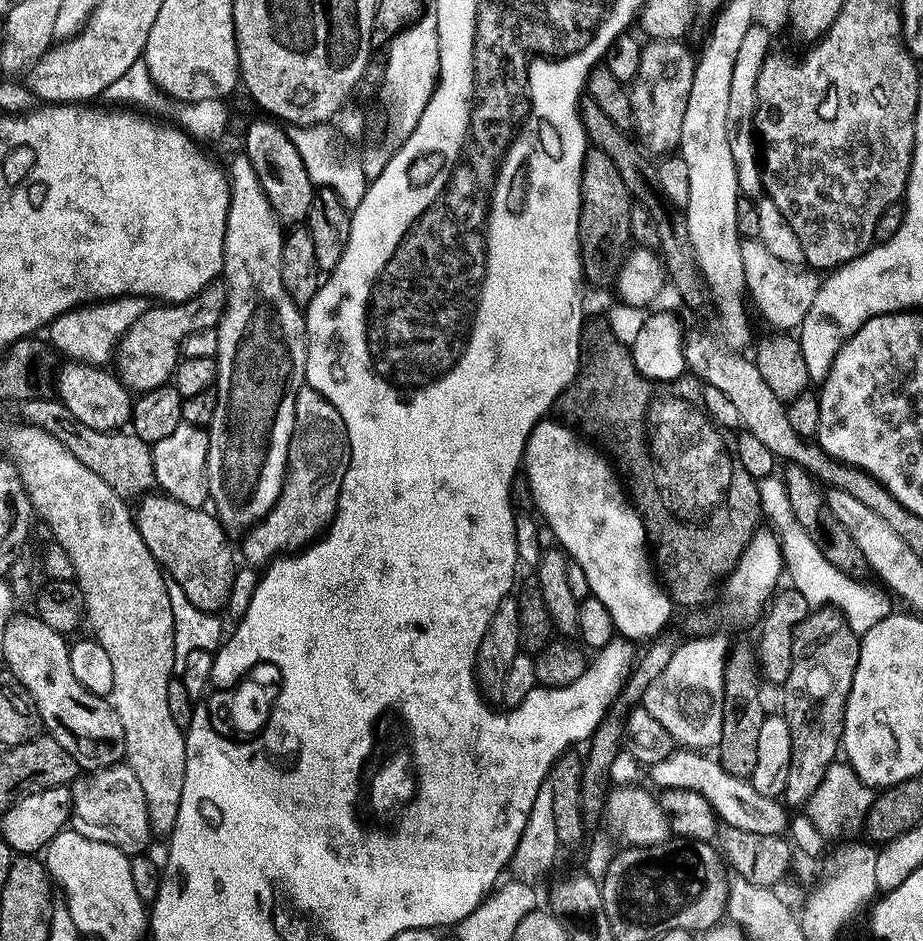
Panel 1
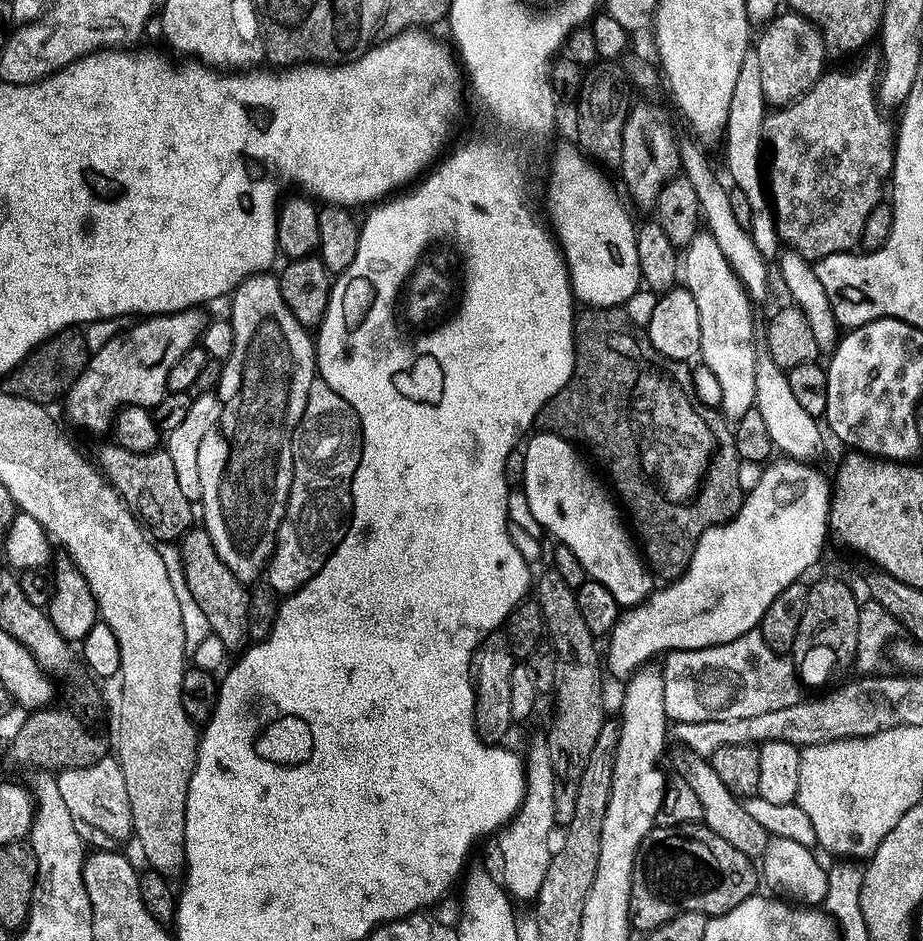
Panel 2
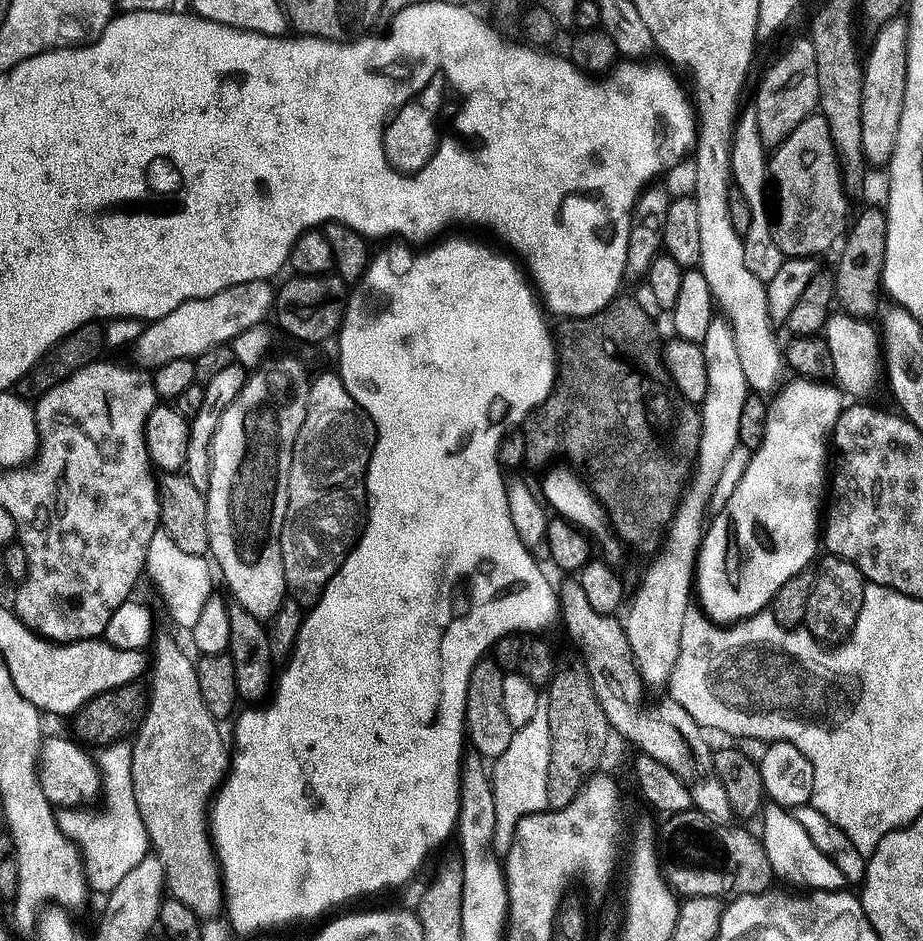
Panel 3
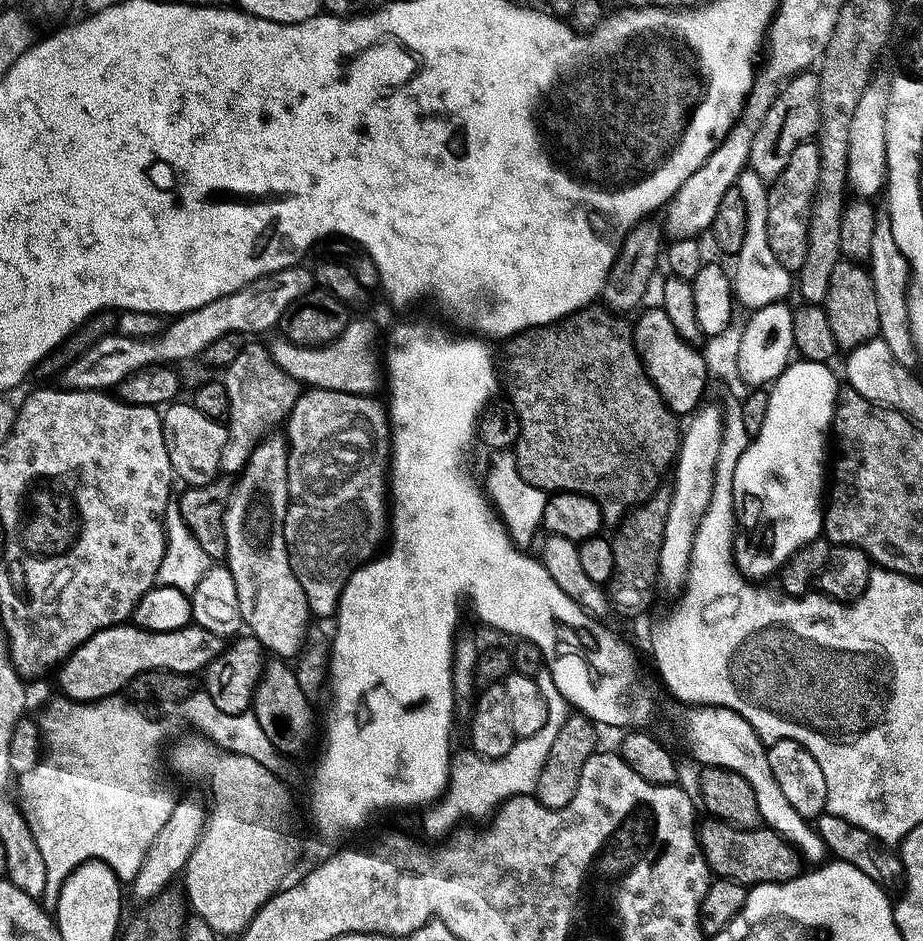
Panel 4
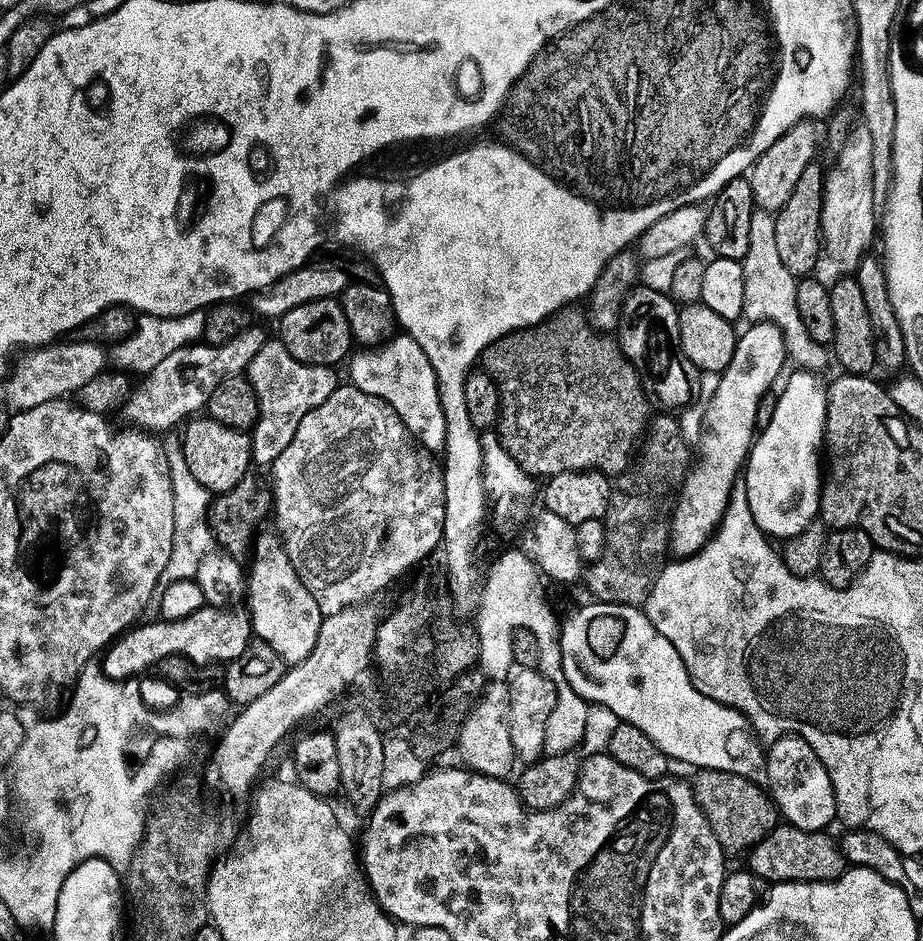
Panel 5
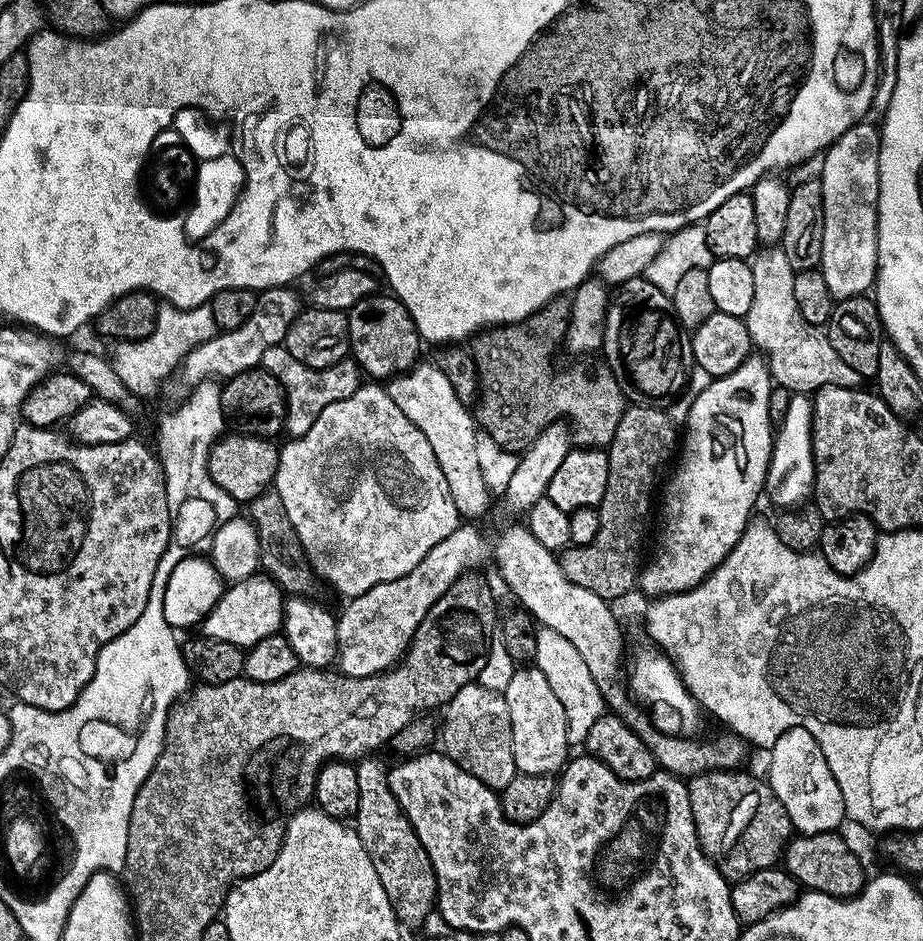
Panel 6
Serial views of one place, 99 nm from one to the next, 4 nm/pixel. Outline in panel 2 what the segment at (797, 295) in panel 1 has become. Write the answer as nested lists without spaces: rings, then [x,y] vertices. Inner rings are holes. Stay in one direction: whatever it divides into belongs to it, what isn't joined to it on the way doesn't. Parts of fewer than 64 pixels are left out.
[[[692,140],[692,160],[682,163],[682,174],[692,184],[698,194],[699,204],[702,210],[702,218],[705,227],[711,233],[718,246],[722,249],[722,254],[732,263],[732,268],[735,269],[736,275],[740,277],[744,287],[747,289],[751,299],[758,303],[764,301],[768,296],[768,288],[770,286],[770,268],[761,251],[754,245],[751,233],[742,226],[739,226],[732,205],[730,203],[729,189],[718,180],[707,156],[704,154],[704,148],[697,142]]]

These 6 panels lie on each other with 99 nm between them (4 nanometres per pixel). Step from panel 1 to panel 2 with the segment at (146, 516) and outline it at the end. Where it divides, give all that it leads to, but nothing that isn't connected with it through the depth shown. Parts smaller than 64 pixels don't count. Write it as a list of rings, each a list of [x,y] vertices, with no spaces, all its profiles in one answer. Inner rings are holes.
[[[207,531],[189,532],[182,541],[182,555],[186,565],[191,603],[202,608],[213,633],[225,643],[229,653],[243,653],[249,647],[248,635],[252,632],[252,600],[248,597],[249,589],[232,573],[230,566],[222,562]]]

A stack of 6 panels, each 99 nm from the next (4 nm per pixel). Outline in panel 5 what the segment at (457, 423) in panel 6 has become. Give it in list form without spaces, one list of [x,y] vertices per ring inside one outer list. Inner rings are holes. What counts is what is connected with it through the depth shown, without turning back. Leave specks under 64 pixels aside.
[[[396,334],[378,348],[357,351],[351,357],[351,364],[351,387],[391,406],[408,427],[410,435],[419,440],[421,448],[433,454],[443,453],[447,449],[448,423],[442,410],[440,383],[430,358],[426,358],[426,350],[422,350],[422,346],[418,346],[412,336]]]

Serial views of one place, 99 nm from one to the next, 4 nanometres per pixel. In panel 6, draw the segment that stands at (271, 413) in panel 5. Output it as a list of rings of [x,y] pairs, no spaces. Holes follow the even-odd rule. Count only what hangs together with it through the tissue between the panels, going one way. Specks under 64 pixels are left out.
[[[285,345],[270,348],[262,362],[263,369],[278,378],[288,398],[288,416],[285,420],[285,433],[289,439],[300,439],[313,429],[322,411],[329,409],[335,402],[353,397],[362,386],[362,373],[355,361],[347,360],[328,372],[314,371],[298,362]]]

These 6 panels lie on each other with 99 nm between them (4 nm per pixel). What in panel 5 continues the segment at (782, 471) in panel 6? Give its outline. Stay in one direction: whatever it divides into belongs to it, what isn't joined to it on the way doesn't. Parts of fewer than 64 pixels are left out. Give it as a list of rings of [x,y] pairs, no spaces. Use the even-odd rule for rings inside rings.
[[[796,370],[793,373],[784,392],[779,393],[774,422],[755,437],[742,480],[754,522],[758,522],[765,536],[776,542],[794,539],[808,531],[820,514],[828,384],[820,381],[821,377],[814,372]]]

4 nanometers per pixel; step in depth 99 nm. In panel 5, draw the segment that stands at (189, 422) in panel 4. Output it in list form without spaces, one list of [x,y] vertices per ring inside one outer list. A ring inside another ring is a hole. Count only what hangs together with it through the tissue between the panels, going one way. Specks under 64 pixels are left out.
[[[211,418],[193,419],[183,432],[182,449],[185,458],[195,478],[208,493],[223,494],[234,490],[253,471],[252,436],[249,433],[227,428]]]

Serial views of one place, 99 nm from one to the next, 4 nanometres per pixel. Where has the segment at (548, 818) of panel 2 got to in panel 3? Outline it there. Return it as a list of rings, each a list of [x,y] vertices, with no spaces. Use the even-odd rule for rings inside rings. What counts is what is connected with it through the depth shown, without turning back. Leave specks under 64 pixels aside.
[[[547,695],[538,700],[534,720],[527,727],[517,729],[508,752],[495,761],[492,781],[496,804],[494,851],[506,858],[512,849],[517,826],[526,817],[540,815],[549,809],[549,760],[552,753],[552,723]]]

